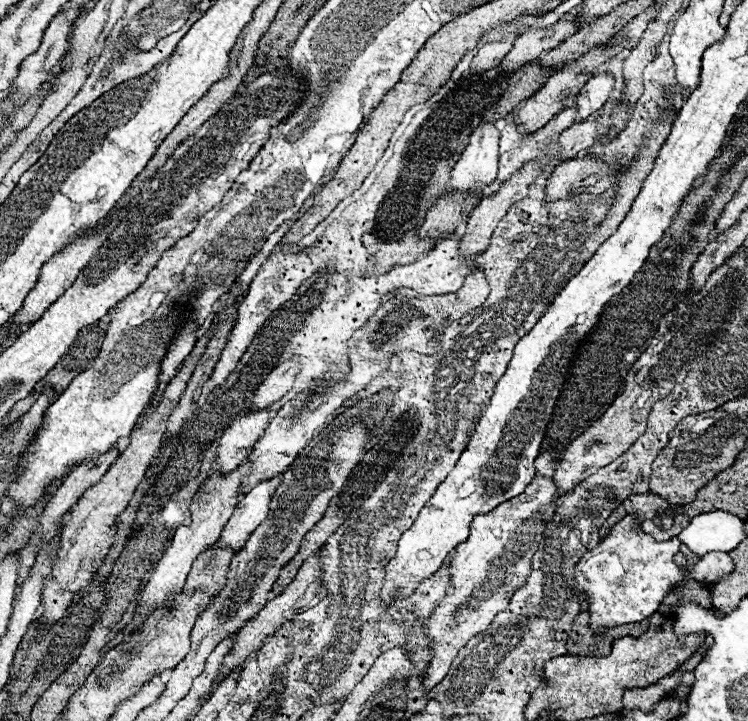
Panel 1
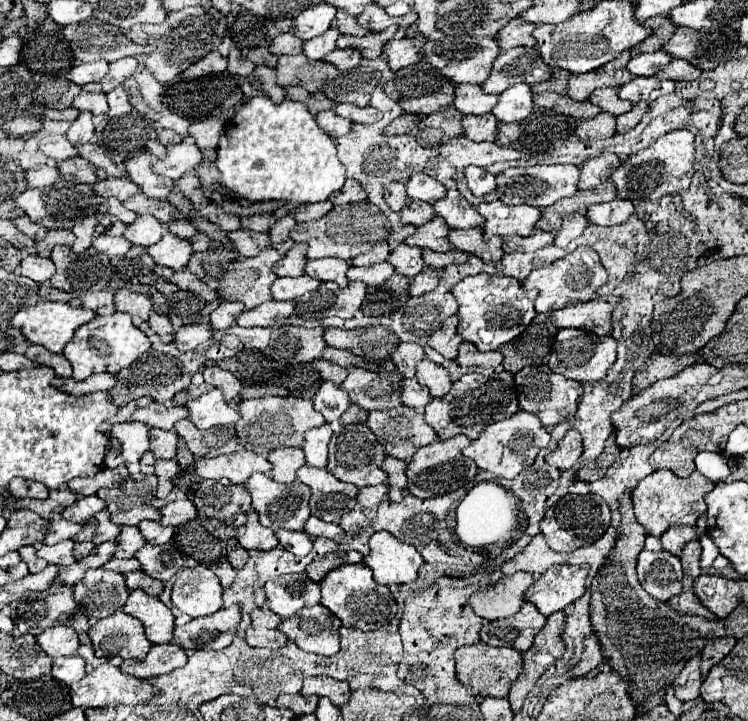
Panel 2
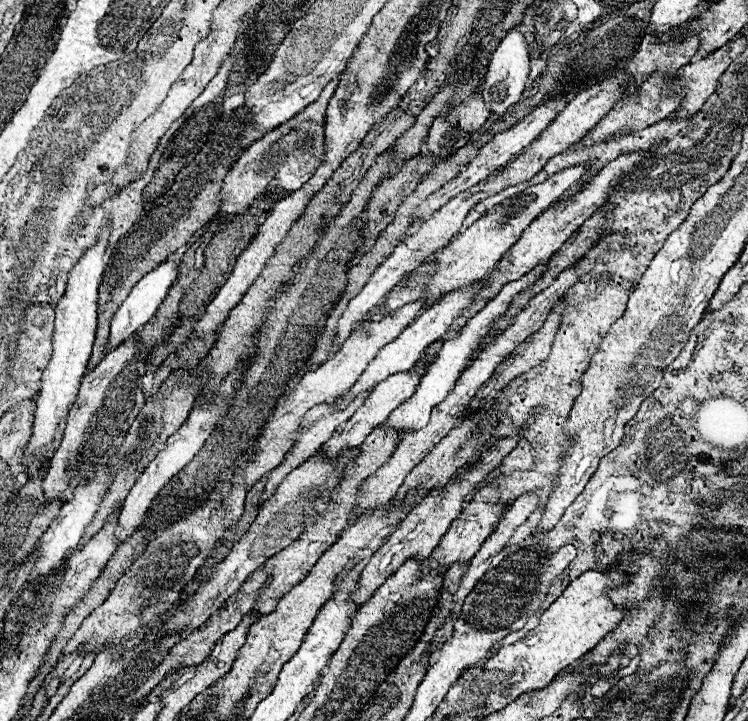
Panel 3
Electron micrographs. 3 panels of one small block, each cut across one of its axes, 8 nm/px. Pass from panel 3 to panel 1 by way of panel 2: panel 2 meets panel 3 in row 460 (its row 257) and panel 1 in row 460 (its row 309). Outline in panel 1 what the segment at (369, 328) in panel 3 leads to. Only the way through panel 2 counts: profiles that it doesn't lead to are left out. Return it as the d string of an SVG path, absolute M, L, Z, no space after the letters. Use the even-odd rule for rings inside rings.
M246 460L242 466L238 466L236 470L232 472L214 472L210 474L202 484L200 484L200 490L196 492L196 496L192 498L190 502L190 522L188 524L182 524L176 528L176 534L172 538L172 546L166 550L166 554L158 560L148 584L146 584L146 590L142 592L142 598L140 598L140 604L138 604L138 612L140 614L150 614L156 604L162 604L166 600L166 596L170 592L178 594L182 590L182 584L192 568L192 562L194 558L206 548L206 546L212 546L220 534L222 534L222 528L226 526L226 522L230 520L236 504L240 502L240 484L242 484L242 478L250 476L252 472L252 460Z

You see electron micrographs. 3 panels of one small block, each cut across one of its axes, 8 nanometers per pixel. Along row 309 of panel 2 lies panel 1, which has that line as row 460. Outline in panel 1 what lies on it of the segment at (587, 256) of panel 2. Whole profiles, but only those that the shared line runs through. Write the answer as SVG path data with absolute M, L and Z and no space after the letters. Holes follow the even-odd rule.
M562 450L540 454L534 462L534 480L524 488L524 492L498 504L486 514L478 514L472 520L468 540L456 546L454 556L450 558L452 588L426 624L430 648L434 650L430 668L424 672L426 690L434 688L446 676L458 650L478 632L488 630L494 616L506 610L514 592L528 582L532 574L532 556L544 540L542 532L546 530L546 522L556 516L558 486L554 484L554 468L558 466L560 456L564 456Z

